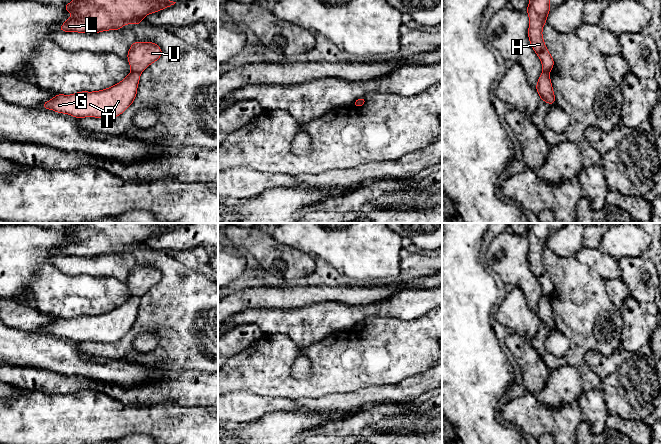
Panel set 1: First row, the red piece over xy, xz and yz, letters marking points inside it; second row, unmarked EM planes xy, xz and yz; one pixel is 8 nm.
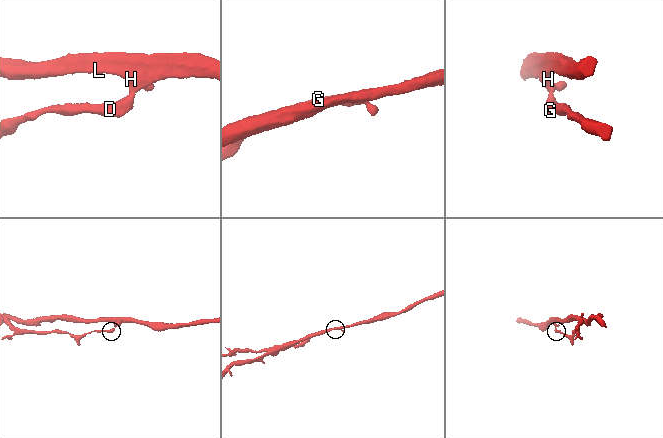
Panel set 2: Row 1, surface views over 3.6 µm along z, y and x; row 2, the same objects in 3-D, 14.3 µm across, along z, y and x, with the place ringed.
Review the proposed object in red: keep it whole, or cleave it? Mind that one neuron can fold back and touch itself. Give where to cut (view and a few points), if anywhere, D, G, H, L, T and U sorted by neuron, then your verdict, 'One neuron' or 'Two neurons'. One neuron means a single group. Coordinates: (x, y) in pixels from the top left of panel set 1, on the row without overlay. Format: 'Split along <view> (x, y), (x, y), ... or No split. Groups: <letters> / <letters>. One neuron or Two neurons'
Split along xy (131, 295), (139, 297). Groups: D G T / H L U. Two neurons

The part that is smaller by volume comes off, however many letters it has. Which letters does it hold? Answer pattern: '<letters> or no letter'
D, G, T

